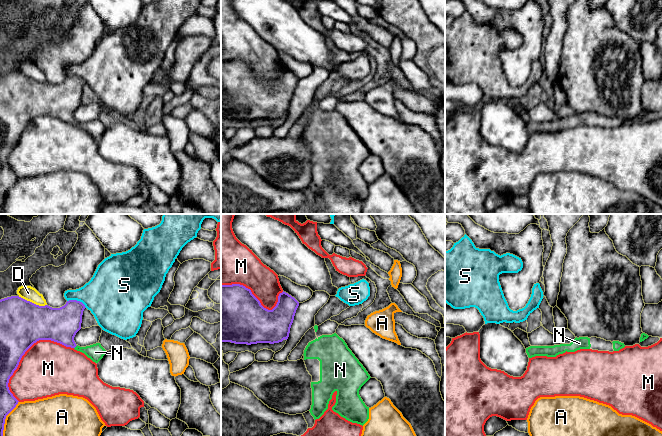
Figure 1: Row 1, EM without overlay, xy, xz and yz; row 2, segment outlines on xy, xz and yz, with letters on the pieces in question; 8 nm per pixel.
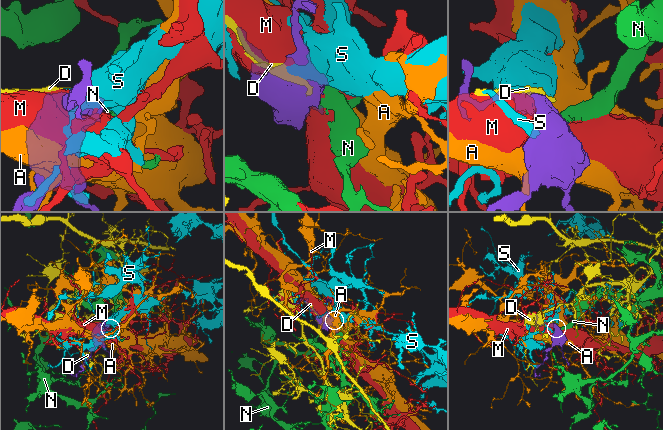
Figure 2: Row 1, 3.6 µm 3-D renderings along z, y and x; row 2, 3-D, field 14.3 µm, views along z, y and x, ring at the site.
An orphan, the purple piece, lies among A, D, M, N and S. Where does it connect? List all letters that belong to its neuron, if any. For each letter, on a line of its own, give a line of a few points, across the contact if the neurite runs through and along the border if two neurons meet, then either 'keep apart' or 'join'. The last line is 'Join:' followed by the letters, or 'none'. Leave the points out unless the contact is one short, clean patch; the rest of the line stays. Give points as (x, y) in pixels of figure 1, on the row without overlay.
A: keep apart
D: keep apart
M: keep apart
N: xy (60, 101), (64, 111), (75, 122), (95, 128) | join
S: keep apart
Join: N

